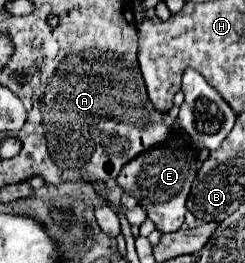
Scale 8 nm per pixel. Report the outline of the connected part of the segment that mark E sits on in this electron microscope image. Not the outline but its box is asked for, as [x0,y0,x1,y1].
[117,133,199,233]

